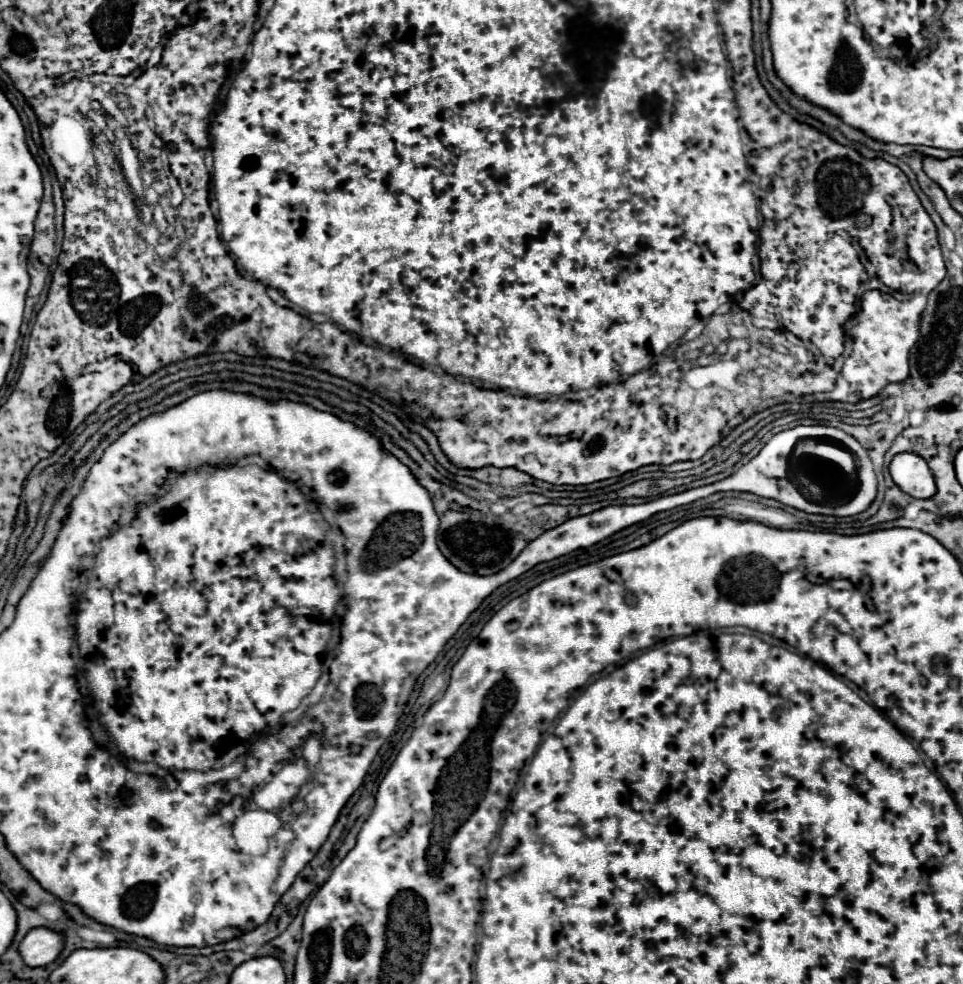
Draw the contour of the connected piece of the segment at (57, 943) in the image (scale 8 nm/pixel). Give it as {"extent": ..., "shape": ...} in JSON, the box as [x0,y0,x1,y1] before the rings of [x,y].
{"extent":[18,927,64,967],"shape":[[[36,927],[20,941],[18,953],[28,967],[42,967],[52,963],[64,947],[64,937],[52,929]]]}

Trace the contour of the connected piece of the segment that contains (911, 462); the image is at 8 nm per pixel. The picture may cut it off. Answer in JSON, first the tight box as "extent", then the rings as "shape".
{"extent":[890,453,938,499],"shape":[[[900,453],[890,463],[894,483],[914,499],[930,499],[938,489],[930,467],[916,453]]]}

